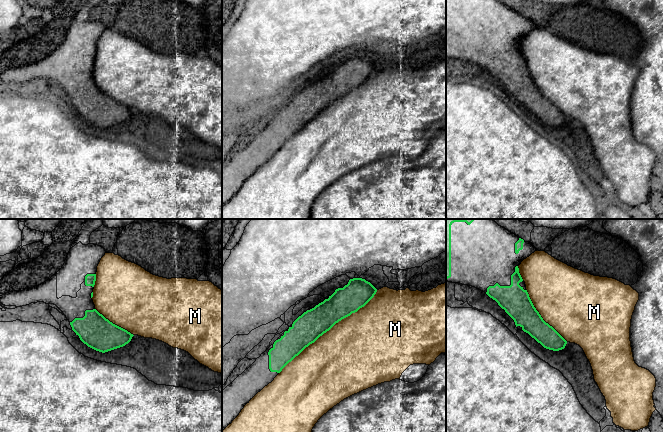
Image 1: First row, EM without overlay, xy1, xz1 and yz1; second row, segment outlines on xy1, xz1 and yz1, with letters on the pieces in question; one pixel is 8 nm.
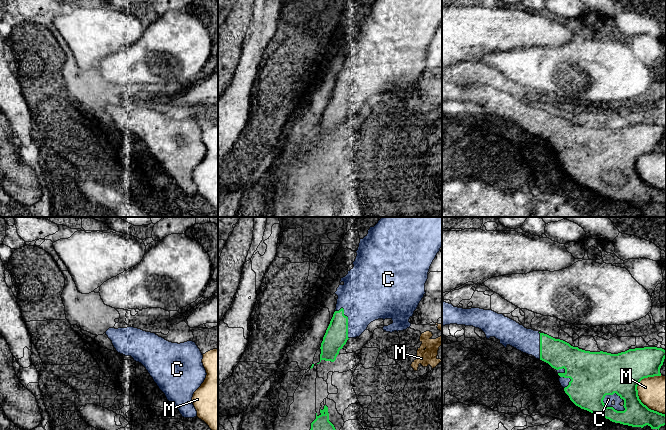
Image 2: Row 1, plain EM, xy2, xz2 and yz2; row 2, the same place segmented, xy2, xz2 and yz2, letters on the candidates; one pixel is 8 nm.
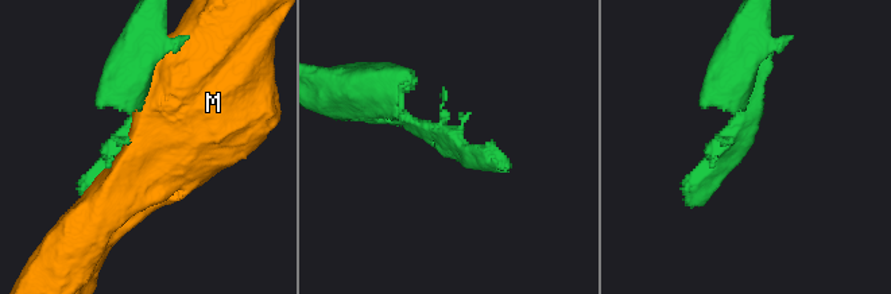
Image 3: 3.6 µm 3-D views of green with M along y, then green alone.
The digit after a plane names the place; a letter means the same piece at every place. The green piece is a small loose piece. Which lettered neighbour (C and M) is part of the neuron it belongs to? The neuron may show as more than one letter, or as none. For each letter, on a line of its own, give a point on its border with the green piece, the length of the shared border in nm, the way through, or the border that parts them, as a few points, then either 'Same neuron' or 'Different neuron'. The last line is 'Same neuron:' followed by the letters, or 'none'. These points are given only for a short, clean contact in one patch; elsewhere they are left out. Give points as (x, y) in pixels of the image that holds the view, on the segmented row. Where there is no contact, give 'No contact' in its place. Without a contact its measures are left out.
C: Touches green at yz2 (611, 407). Shared border 200 nm. Same neuron
M: Touches green at xz1 (328, 330). Shared border 1050 nm. Different neuron
Same neuron: C

